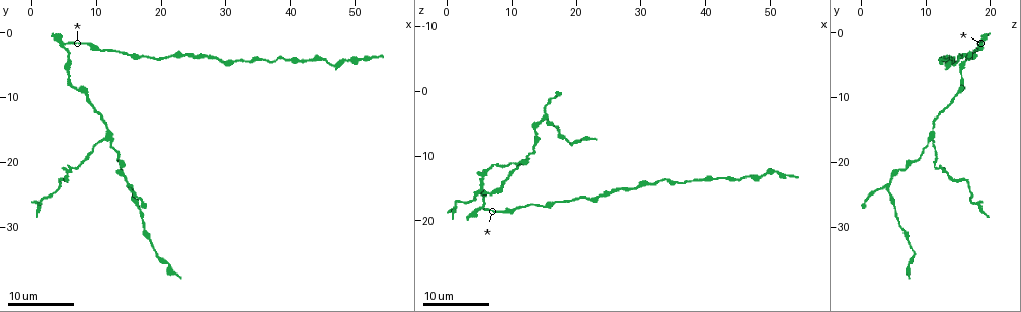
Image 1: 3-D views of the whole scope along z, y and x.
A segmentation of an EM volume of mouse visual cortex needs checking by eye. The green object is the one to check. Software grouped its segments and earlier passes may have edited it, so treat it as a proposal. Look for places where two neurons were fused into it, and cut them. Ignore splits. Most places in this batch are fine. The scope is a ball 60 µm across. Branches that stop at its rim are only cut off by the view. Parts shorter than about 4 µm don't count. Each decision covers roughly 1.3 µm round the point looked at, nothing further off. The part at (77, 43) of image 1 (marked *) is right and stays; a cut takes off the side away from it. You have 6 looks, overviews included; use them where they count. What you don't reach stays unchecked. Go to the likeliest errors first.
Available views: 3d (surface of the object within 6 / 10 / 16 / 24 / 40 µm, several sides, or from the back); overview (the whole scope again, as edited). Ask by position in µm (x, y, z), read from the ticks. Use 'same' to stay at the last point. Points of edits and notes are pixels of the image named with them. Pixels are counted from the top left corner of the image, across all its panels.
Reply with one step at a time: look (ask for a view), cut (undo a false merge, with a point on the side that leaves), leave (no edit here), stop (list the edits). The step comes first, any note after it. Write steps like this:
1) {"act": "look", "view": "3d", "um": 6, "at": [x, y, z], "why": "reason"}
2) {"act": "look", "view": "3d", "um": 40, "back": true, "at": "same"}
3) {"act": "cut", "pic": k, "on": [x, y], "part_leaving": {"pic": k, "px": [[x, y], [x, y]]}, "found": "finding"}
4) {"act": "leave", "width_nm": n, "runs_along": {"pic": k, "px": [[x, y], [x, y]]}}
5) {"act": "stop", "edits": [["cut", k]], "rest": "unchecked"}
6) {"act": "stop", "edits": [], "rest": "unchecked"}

{"act": "look", "view": "3d", "um": 16, "at": [11.5, 16.5, 10.5]}

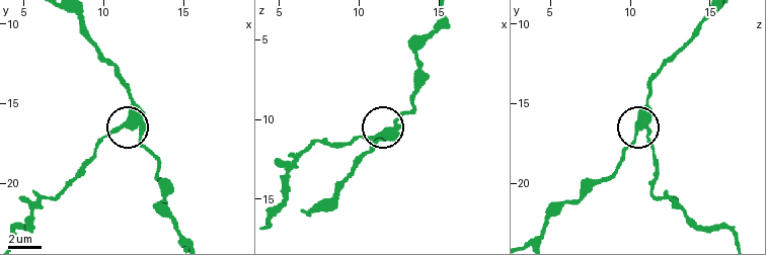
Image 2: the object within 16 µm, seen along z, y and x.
{"act": "look", "view": "3d", "um": 10, "at": [11.6, 16.4, 10.8]}

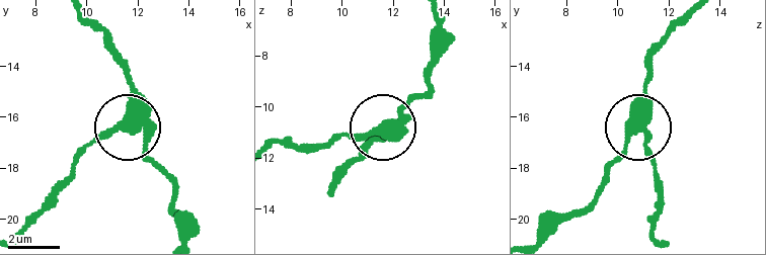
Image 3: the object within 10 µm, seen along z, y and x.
{"act": "leave", "runs_along": {"pic": 3, "px": [[95, 22], [122, 62], [129, 120], [78, 157]]}, "found": "one neuron here"}

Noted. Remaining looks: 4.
{"act": "look", "view": "3d", "um": 24, "at": [15.5, 24.0, 4.0], "why": "three-way junction"}

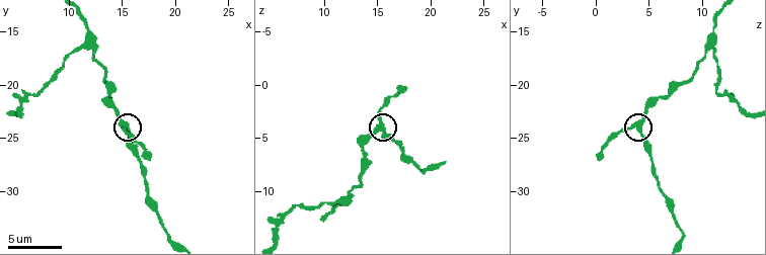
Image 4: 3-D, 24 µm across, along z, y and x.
{"act": "look", "view": "3d", "um": 10, "at": [15.2, 24.0, 3.8]}

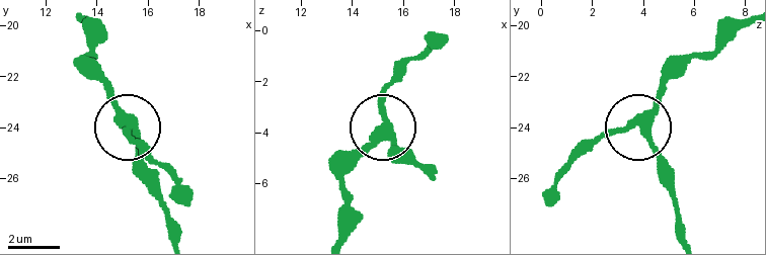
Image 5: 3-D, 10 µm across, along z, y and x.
{"act": "look", "view": "3d", "um": 6, "at": [15.4, 24.0, 3.8]}

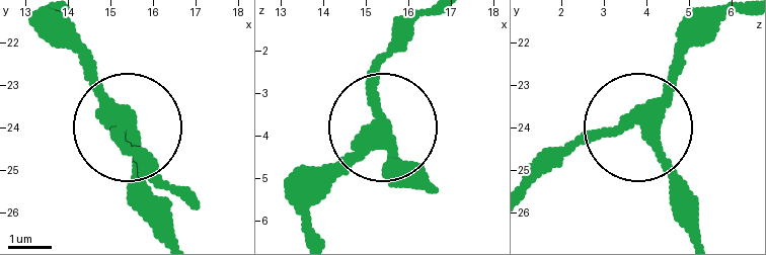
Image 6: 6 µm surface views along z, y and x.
{"act": "leave", "width_nm": 320, "found": "one neuron here"}

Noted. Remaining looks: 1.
{"act": "stop", "edits": [], "rest": "unchecked"}

